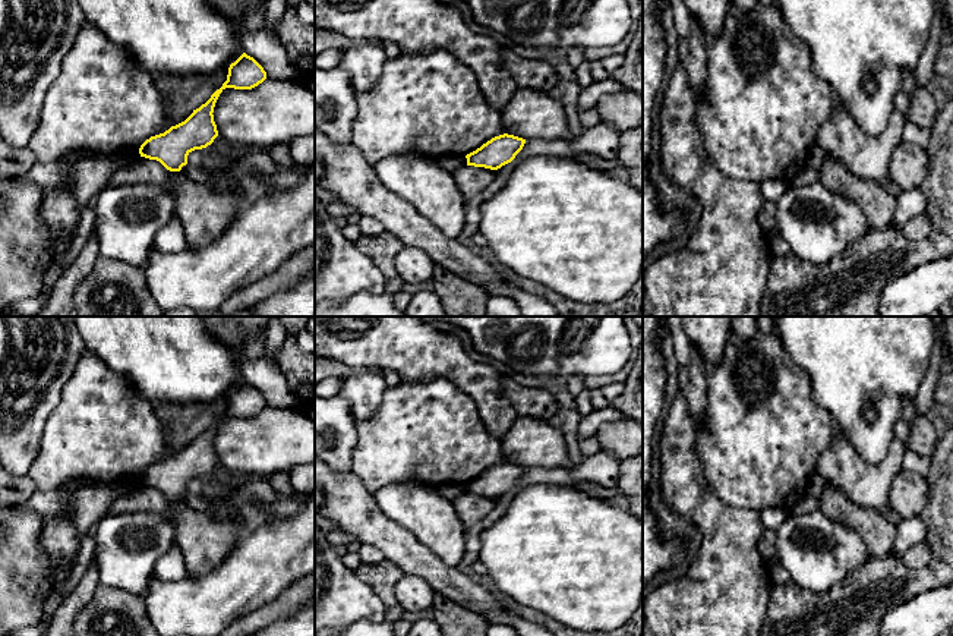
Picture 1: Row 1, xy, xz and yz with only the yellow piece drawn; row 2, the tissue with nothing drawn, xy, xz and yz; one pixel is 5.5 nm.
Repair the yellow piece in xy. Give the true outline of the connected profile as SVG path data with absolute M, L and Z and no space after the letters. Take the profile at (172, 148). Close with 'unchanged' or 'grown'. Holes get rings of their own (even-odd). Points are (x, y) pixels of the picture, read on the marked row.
M243 53L228 67L227 81L211 98L182 123L164 133L151 136L141 148L141 157L160 161L170 171L180 171L187 164L187 155L195 149L206 148L218 136L214 122L214 107L225 88L252 89L266 79L264 67Z | unchanged

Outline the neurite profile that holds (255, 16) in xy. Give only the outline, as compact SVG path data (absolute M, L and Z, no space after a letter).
M265 6L249 7L244 13L244 31L253 32L265 26Z

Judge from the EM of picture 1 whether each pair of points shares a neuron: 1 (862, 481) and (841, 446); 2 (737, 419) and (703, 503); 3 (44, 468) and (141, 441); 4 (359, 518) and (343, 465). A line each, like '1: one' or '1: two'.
1: one
2: two
3: one
4: two

